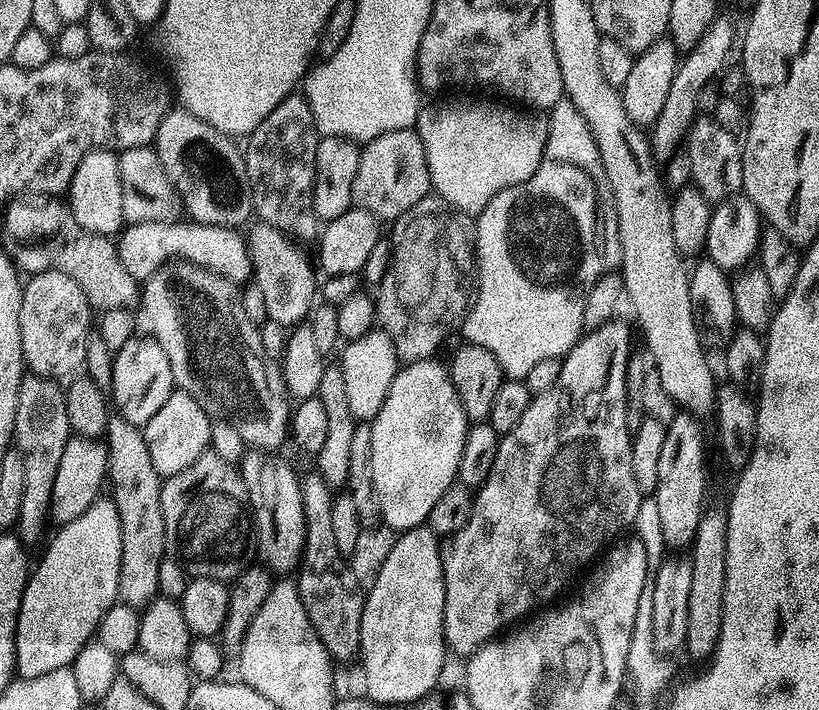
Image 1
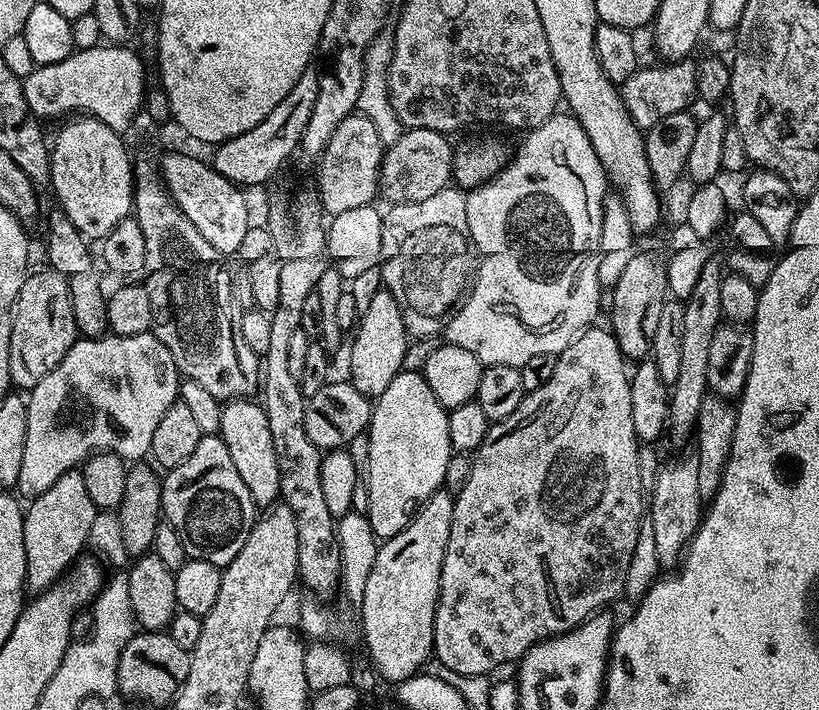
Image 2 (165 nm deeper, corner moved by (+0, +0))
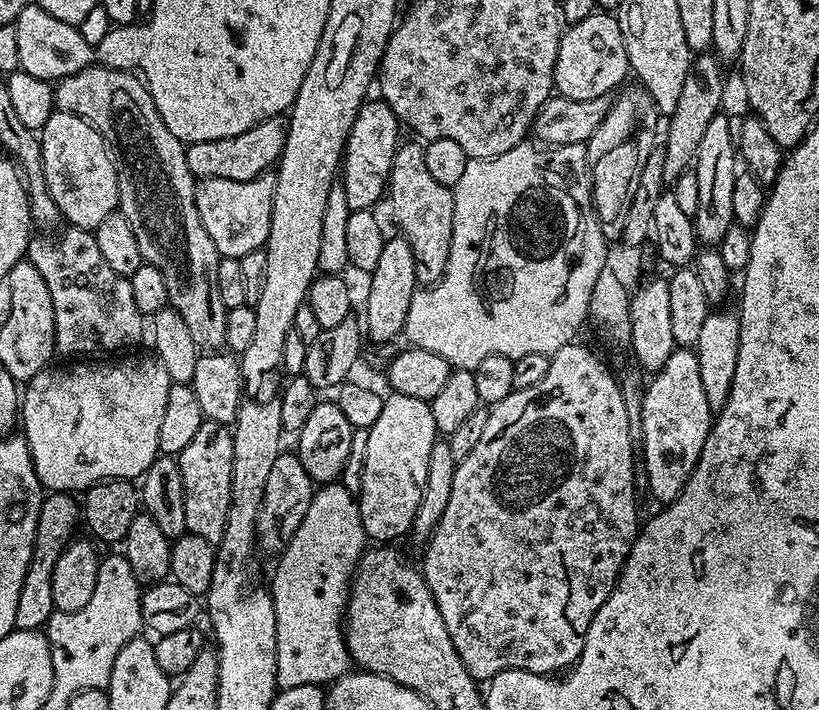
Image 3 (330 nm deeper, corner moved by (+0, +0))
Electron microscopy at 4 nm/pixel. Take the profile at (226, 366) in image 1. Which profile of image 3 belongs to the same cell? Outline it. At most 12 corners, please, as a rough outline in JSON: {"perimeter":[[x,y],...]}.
{"perimeter":[[139,75],[54,88],[116,160],[119,211],[197,349],[227,345],[222,259],[185,145]]}

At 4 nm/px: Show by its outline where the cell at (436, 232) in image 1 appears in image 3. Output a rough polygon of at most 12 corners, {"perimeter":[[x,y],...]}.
{"perimeter":[[401,143],[392,216],[410,242],[416,283],[450,258],[453,189],[426,170],[425,145]]}

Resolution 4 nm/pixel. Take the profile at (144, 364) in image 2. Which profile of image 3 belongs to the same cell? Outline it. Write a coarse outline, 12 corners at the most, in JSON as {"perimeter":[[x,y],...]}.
{"perimeter":[[155,355],[44,368],[22,435],[49,493],[161,455]]}

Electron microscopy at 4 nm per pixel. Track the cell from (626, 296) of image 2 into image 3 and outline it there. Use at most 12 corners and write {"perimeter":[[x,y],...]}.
{"perimeter":[[700,54],[667,121],[665,185],[695,165],[721,111],[724,72]]}

